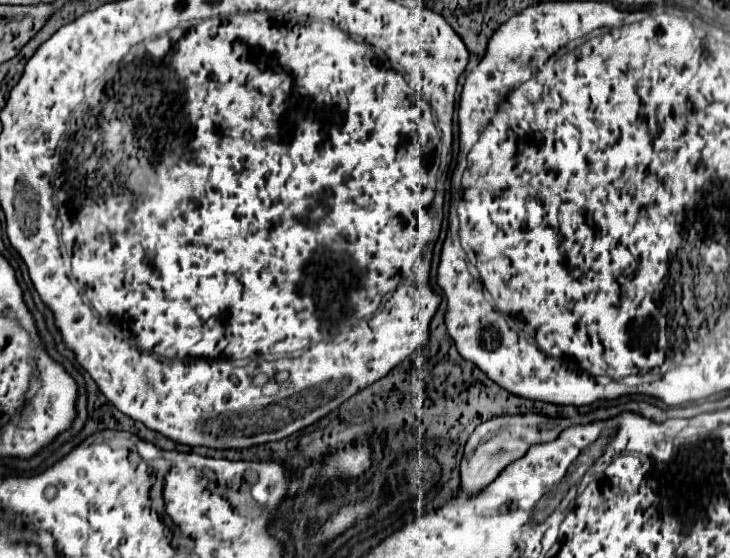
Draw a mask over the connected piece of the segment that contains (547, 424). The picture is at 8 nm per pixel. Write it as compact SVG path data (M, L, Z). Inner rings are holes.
M527 412L527 414L507 414L493 420L487 420L475 428L469 442L465 444L465 454L461 460L461 486L465 486L471 492L477 492L479 488L485 488L495 476L513 460L523 456L531 444L537 442L549 442L555 440L565 428L573 424L589 422L581 416L577 418L559 418L559 416L545 416L539 412Z

